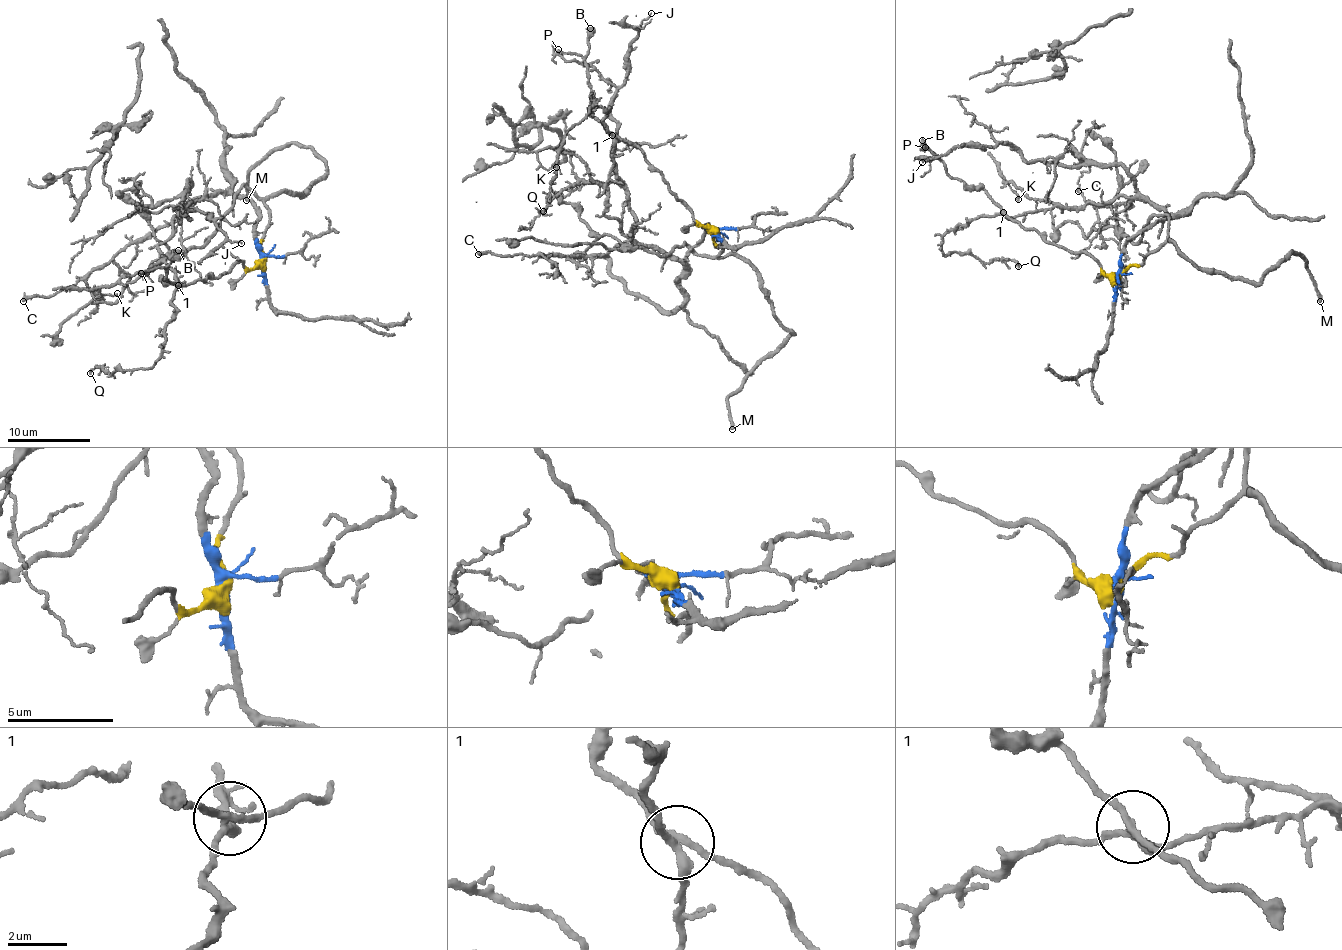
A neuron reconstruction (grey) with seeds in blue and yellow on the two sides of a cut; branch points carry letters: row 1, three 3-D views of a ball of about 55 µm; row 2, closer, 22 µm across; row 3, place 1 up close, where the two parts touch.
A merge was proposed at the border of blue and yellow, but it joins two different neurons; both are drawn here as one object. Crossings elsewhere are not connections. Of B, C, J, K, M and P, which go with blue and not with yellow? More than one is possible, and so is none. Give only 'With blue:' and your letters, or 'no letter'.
With blue: C, J, K

